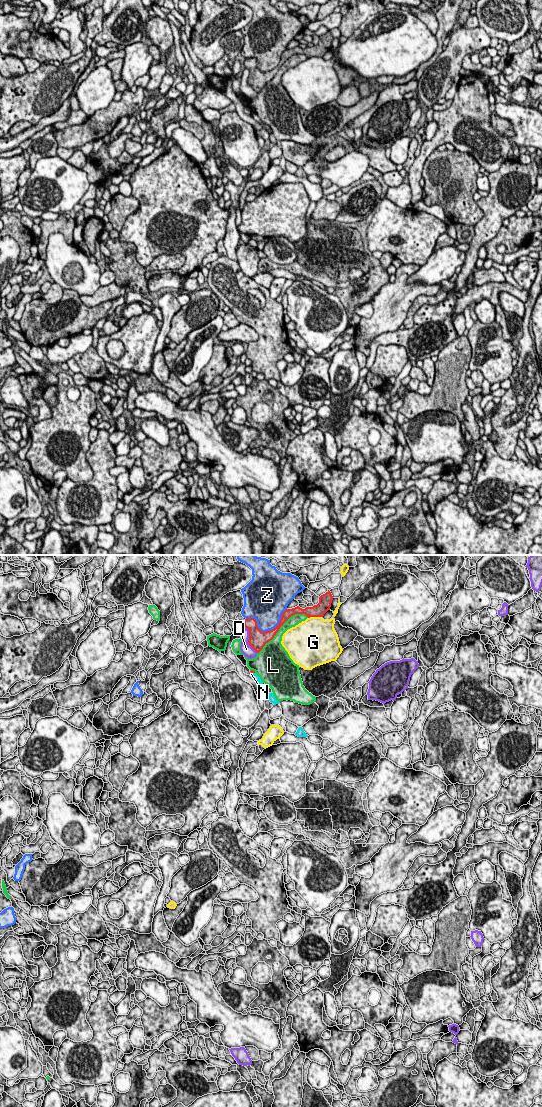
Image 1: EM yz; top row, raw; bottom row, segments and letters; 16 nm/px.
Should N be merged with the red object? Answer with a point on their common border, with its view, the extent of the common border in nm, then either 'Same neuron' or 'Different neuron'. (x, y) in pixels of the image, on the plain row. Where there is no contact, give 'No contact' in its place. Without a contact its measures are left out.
Touches red at yz (253, 112). Shared border 70 nm. Different neuron

